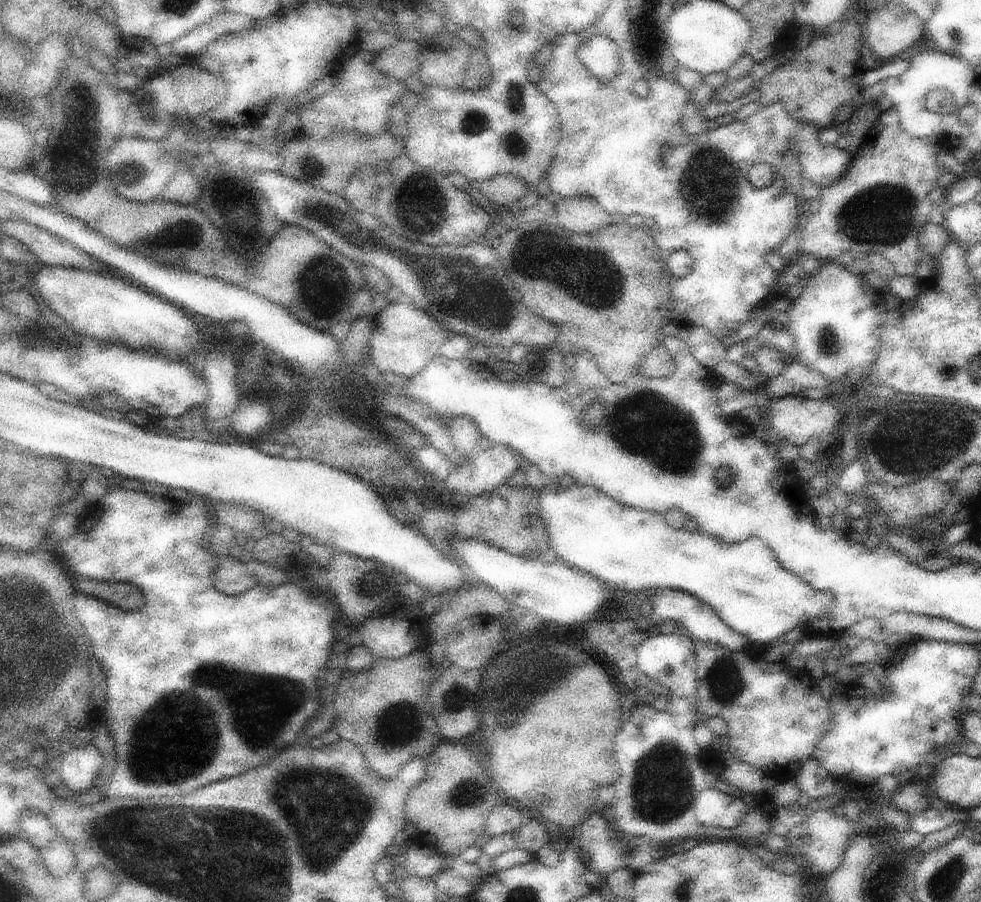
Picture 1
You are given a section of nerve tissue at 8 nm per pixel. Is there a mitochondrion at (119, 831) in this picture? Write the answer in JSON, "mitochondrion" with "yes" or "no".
{"mitochondrion":"yes"}

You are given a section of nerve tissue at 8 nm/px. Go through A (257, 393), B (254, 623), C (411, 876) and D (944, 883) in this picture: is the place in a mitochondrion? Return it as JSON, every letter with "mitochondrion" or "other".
{"A":"other","B":"other","C":"other","D":"mitochondrion"}

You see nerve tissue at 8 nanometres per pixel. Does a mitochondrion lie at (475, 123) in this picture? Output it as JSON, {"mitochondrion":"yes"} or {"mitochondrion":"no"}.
{"mitochondrion":"yes"}

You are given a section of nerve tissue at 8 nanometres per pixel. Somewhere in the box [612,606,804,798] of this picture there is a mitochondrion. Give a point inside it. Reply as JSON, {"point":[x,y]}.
{"point":[722,684]}

